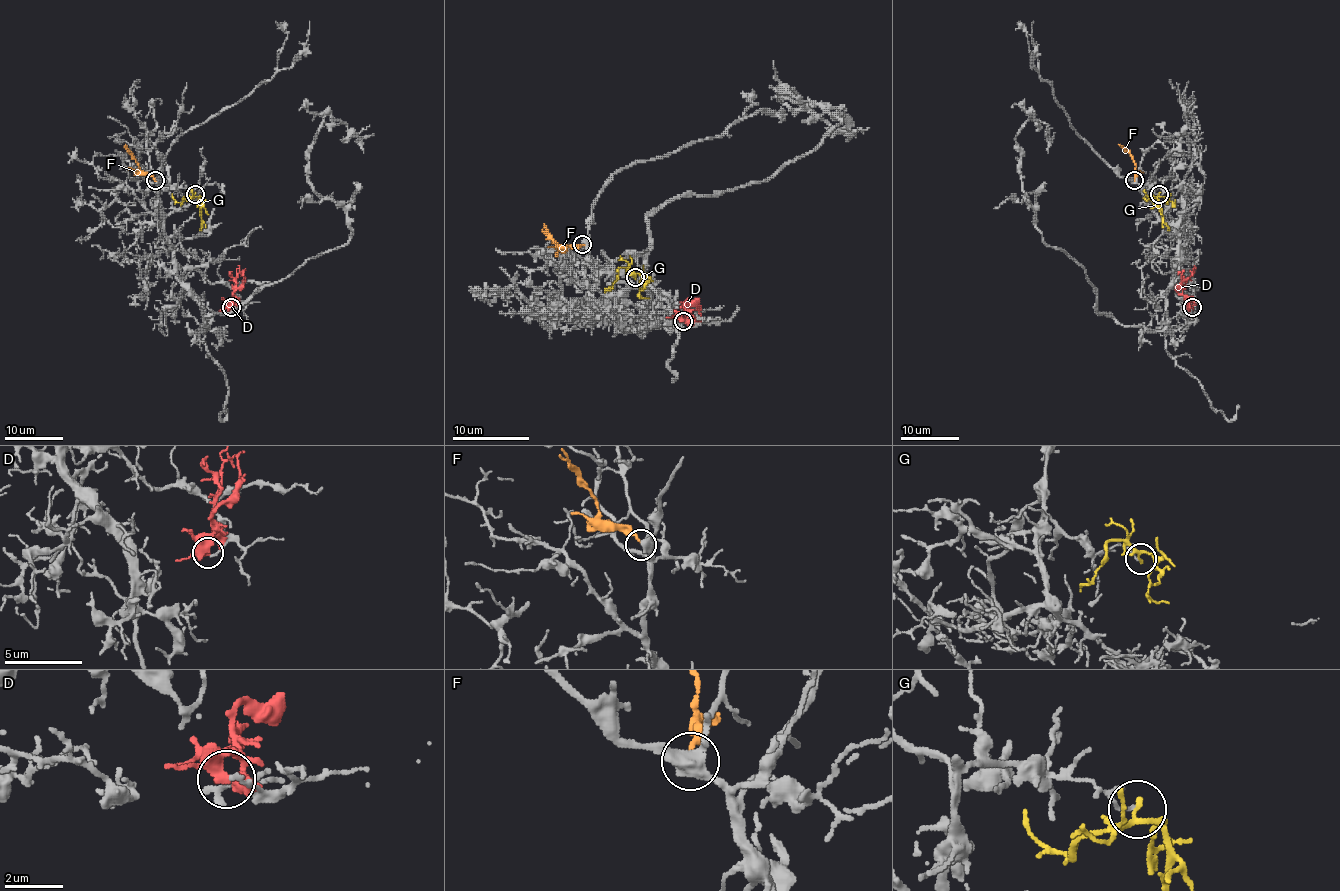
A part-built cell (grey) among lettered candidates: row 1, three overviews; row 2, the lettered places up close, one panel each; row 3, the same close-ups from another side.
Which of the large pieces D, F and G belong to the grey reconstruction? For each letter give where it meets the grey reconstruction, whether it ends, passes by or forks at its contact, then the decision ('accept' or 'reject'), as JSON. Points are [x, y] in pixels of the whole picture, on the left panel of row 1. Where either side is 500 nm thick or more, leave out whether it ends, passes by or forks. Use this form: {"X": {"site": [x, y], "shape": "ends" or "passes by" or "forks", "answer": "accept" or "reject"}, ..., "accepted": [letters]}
{"D": {"site": [231, 307], "shape": "passes by", "answer": "reject"}, "F": {"site": [155, 180], "shape": "ends", "answer": "reject"}, "G": {"site": [195, 194], "shape": "passes by", "answer": "reject"}, "accepted": []}

